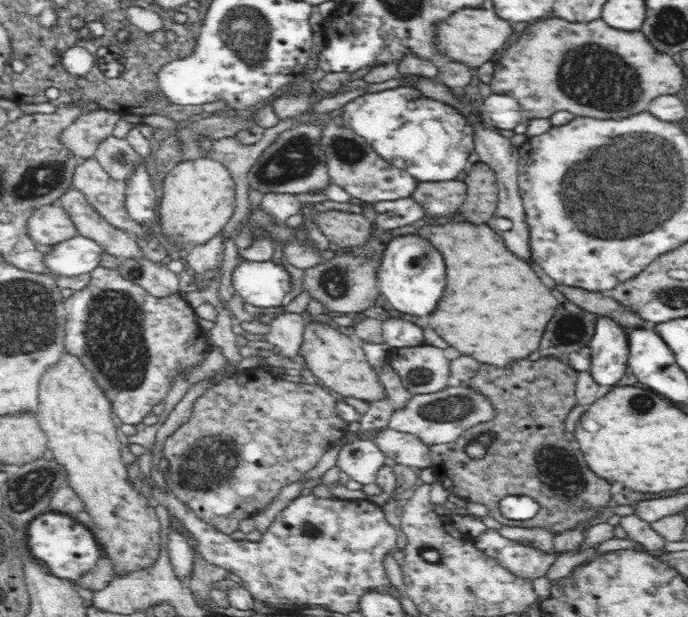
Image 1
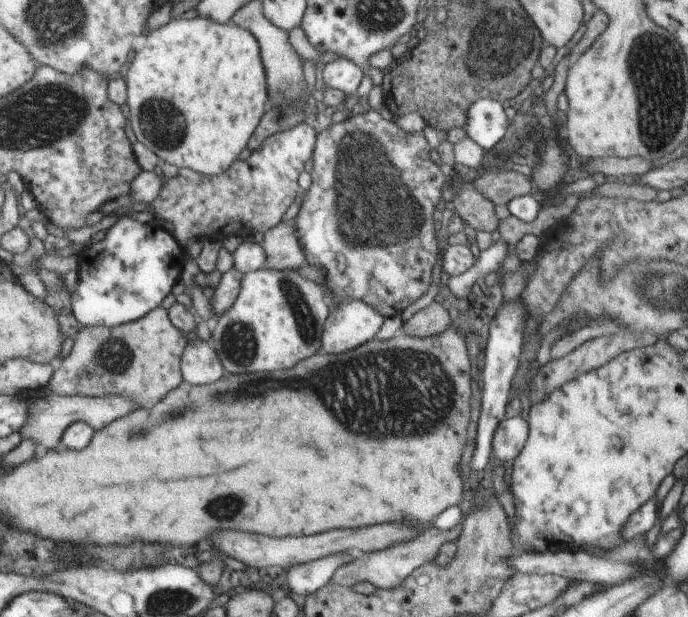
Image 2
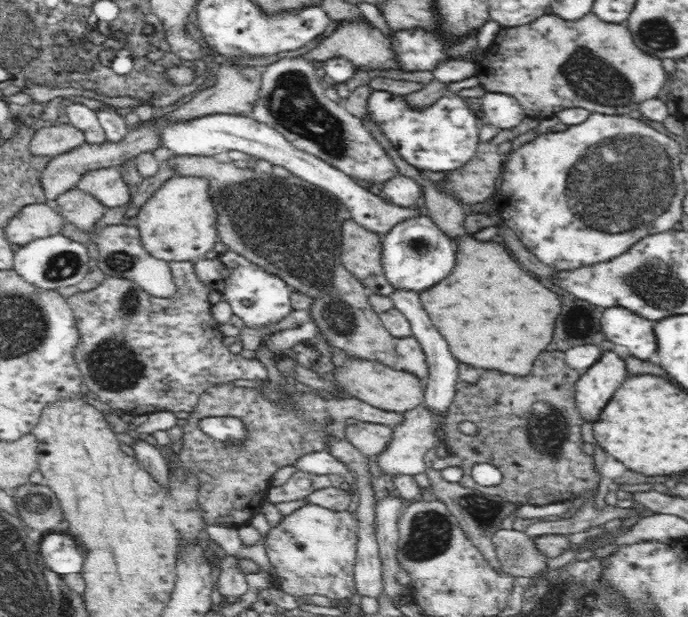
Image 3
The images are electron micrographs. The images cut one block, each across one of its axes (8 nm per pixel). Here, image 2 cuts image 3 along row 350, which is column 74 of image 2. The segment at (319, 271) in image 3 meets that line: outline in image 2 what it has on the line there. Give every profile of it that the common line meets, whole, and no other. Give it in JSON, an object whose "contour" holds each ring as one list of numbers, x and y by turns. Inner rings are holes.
{"contour":[[161,306,152,309,147,312,142,318,138,320,124,323,123,325,117,327,105,327,105,326,89,326,89,327,77,327,73,332,78,338,75,340,74,346,69,357,60,361,60,366,54,366,55,368,50,372,51,379,47,384,47,389,52,391,56,395,62,395,65,397,69,396,93,396,93,397,111,397,112,395,120,395,126,399,130,399,134,404,133,410,136,409,148,409,152,408,159,400,162,400,163,396,166,396,170,390,176,388,180,383,182,383,183,376,181,373,181,356,187,347,187,334,178,330,169,319,168,311]]}

